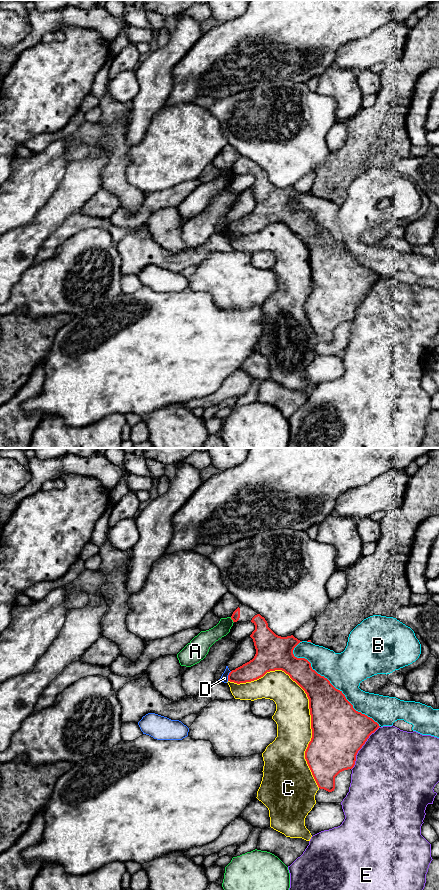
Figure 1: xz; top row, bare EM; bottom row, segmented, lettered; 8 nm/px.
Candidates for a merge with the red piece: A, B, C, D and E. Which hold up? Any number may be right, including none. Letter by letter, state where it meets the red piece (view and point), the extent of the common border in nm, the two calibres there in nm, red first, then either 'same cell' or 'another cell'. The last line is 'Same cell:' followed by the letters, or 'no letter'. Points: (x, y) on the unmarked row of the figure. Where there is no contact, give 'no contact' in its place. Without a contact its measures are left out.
A: xz (232, 171) | 50 nm | 70/120 nm | another cell
B: xz (333, 238) | 950 nm | 360/300 nm | another cell
C: xz (309, 253) | 1150 nm | 360/280 nm | another cell
D: xz (228, 228) | 90 nm | 160/60 nm | another cell
E: xz (361, 299) | 420 nm | 440/500 nm | another cell
Same cell: no letter

